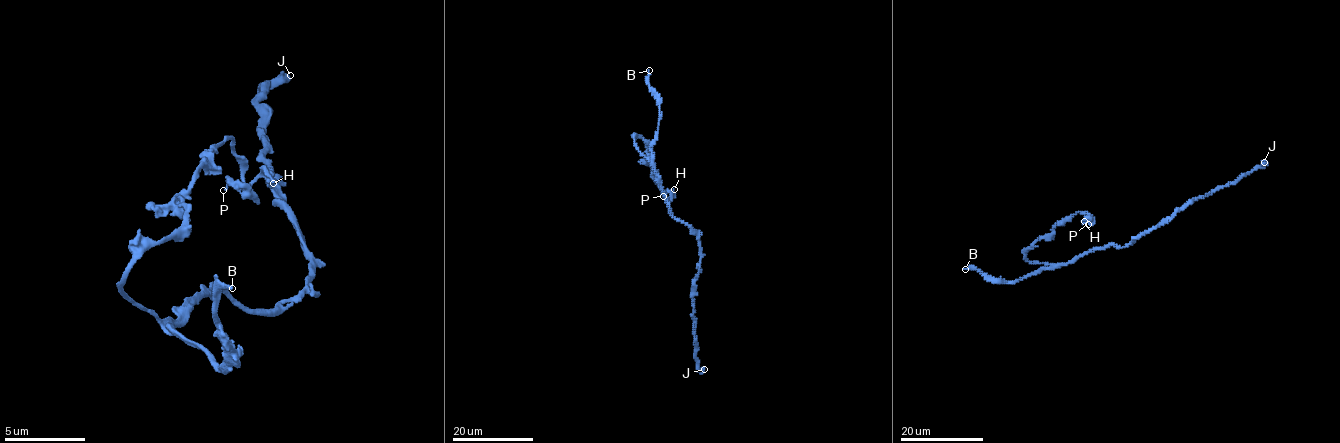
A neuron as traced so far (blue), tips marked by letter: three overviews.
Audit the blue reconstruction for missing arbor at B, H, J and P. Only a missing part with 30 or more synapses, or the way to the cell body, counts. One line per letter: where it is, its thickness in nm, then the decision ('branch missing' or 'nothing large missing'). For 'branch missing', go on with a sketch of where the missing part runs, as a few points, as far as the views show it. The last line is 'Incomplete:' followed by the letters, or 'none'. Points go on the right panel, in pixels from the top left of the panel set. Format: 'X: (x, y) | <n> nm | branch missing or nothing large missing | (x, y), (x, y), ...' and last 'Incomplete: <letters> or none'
B: (965, 269) | 200 nm | branch missing | (965, 269), (931, 276), (918, 265), (906, 264), (896, 254)
H: (1084, 221) | 160 nm | nothing large missing
J: (1264, 162) | 440 nm | nothing large missing
P: (1088, 224) | 260 nm | nothing large missing
Incomplete: B

